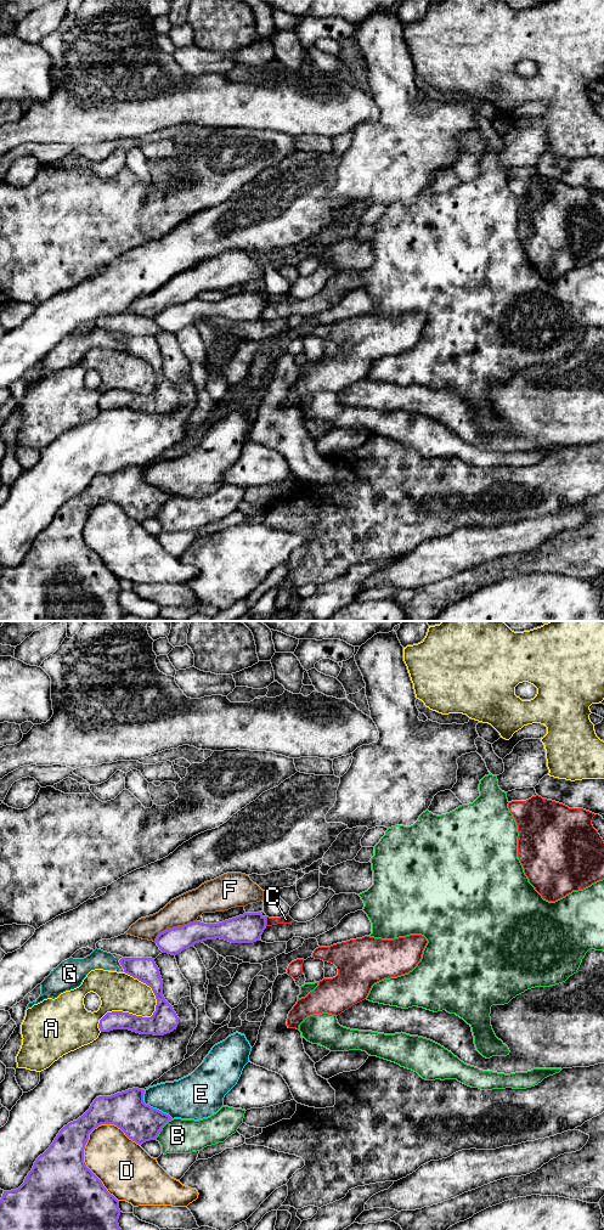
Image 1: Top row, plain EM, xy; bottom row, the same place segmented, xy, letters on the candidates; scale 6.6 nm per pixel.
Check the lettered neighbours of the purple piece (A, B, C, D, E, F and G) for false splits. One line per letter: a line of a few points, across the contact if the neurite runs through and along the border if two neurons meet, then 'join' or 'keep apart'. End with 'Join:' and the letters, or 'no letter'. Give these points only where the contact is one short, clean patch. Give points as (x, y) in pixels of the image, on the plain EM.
A: keep apart
B: line xy (171, 496), (154, 517); keep apart
C: line xy (265, 294), (266, 303); keep apart
D: keep apart
E: keep apart
F: keep apart
G: keep apart
Join: no letter

